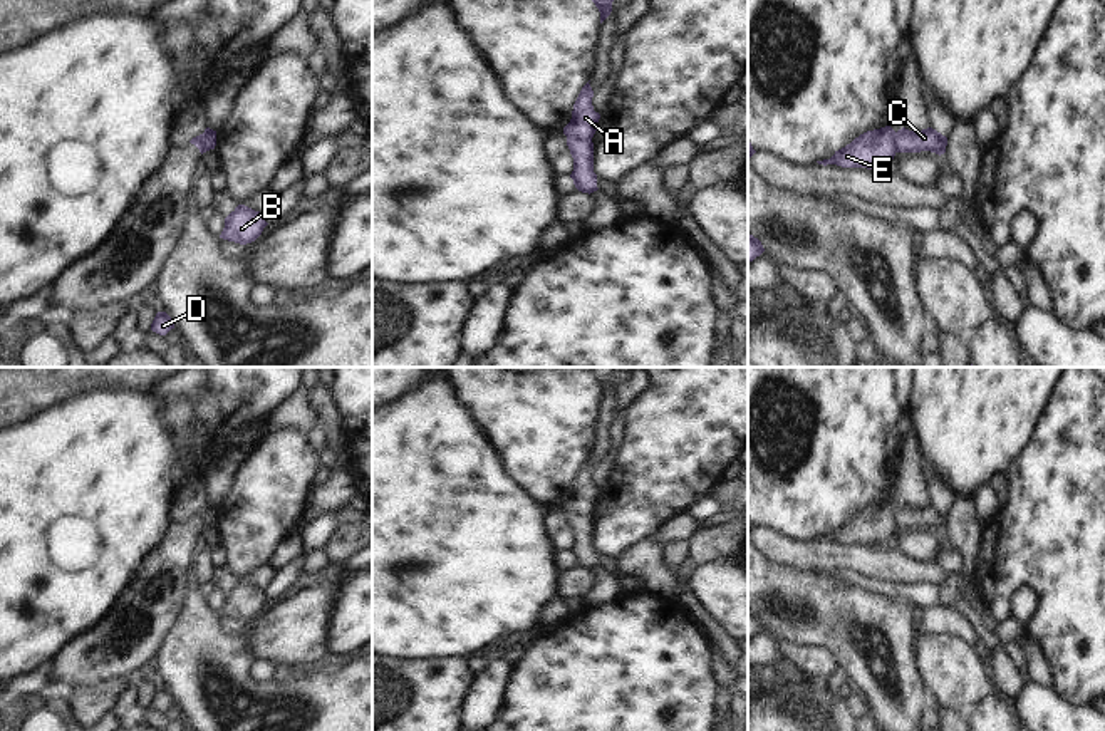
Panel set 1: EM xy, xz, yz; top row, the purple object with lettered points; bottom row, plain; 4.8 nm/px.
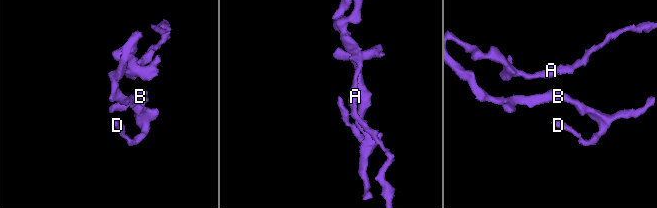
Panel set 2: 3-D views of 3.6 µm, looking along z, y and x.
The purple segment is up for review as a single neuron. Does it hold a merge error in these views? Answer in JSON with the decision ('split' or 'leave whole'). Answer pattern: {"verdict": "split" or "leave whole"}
{"verdict": "split"}

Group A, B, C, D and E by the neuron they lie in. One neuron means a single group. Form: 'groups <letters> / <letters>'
groups A B D E / C

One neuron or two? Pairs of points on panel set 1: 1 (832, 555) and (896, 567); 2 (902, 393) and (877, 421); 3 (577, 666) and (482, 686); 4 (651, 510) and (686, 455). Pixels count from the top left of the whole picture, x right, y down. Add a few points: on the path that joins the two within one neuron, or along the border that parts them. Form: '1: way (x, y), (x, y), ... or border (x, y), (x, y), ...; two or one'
1: way (847, 555), (861, 555), (881, 562); one
2: border (894, 384), (894, 394), (902, 408); two
3: border (512, 664), (502, 705), (495, 713); two
4: way (651, 497), (651, 490), (673, 468); one

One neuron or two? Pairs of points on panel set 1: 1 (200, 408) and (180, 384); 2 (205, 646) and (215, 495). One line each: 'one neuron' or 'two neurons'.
1: two neurons
2: two neurons

